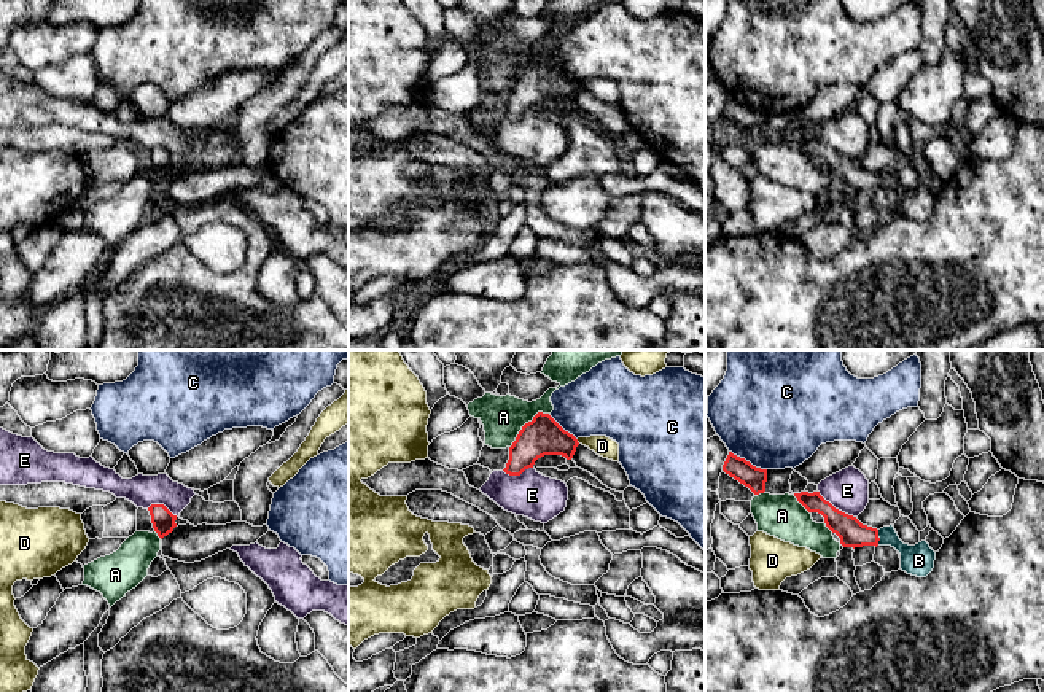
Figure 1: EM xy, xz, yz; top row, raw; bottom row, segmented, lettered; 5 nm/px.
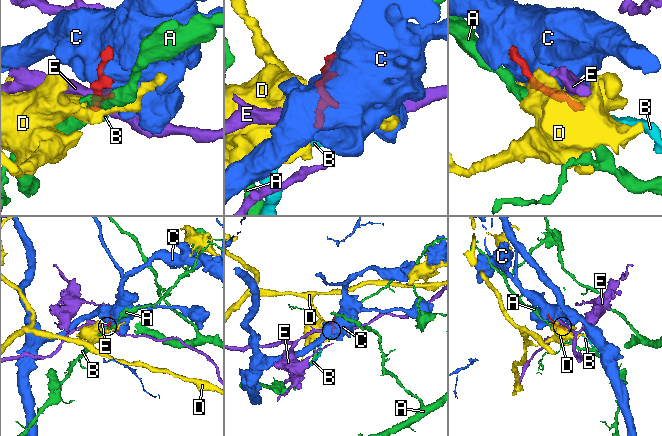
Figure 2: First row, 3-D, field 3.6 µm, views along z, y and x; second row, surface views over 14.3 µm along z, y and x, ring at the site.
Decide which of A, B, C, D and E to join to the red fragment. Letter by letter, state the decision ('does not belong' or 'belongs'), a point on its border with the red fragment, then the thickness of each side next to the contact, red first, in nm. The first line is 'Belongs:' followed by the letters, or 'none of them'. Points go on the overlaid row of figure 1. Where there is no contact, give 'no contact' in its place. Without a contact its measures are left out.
Belongs: B
A: does not belong; meets red in xz at (525, 423); 190 nm thick on the red side, 220 nm on the other
B: belongs; meets red in yz at (879, 538); 140 nm thick on the red side, 160 nm on the other
C: does not belong; meets red in yz at (748, 462); 120 nm thick on the red side, 500 nm on the other
D: does not belong; meets red in xz at (576, 441); 190 nm thick on the red side, 100 nm on the other
E: does not belong; meets red in yz at (834, 508); 140 nm thick on the red side, 220 nm on the other

